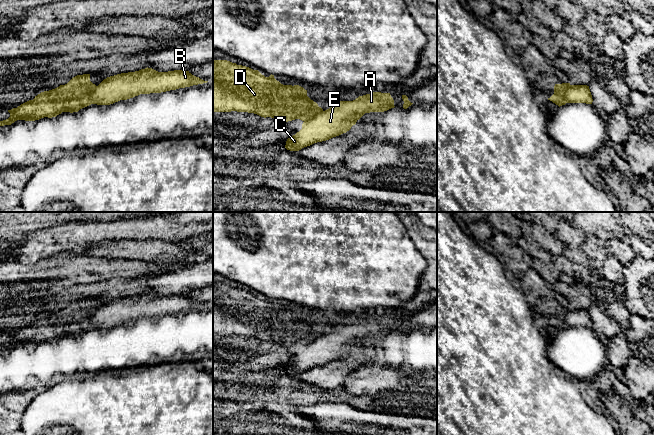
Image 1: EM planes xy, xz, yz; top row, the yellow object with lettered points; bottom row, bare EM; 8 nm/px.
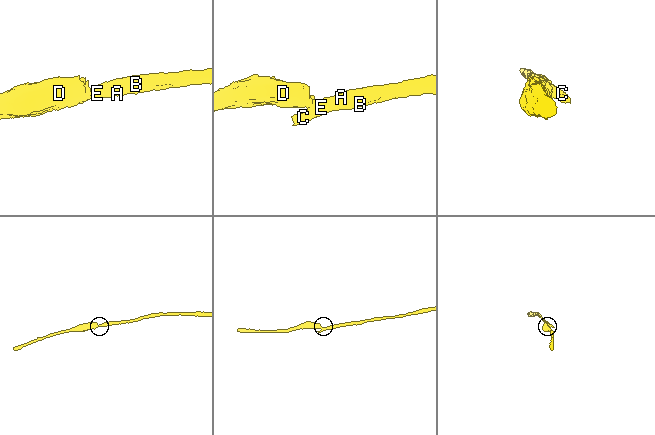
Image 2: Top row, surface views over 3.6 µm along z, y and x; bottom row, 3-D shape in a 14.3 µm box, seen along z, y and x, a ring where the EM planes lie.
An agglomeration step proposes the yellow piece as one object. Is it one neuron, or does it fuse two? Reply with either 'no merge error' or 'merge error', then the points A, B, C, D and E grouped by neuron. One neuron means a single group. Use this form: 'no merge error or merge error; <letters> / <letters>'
merge error; A B C E / D

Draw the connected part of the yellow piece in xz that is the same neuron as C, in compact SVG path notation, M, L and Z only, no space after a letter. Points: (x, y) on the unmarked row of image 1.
M373 316L353 325L338 325L314 342L304 345L302 353L287 363L285 372L299 375L317 366L346 357L365 338L394 332L390 317Z

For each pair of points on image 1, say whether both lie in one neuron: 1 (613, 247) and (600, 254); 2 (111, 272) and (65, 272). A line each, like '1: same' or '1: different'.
1: different
2: same

